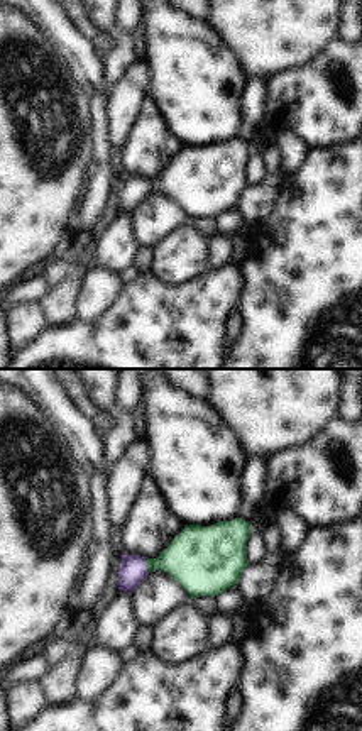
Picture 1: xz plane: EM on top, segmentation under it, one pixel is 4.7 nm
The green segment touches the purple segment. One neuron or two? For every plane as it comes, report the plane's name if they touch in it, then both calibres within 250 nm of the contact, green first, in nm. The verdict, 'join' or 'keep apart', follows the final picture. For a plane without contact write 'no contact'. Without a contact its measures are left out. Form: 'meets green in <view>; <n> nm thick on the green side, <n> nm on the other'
meets green in xz; 300 nm thick on the green side, 140 nm on the other

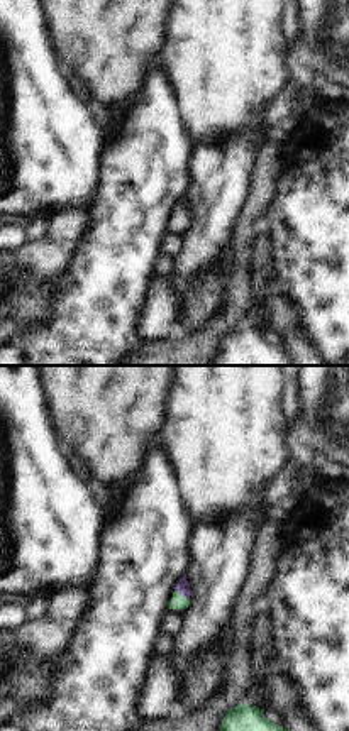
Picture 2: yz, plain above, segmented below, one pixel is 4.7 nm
meets green in yz; 70 nm thick on the green side, 60 nm on the other

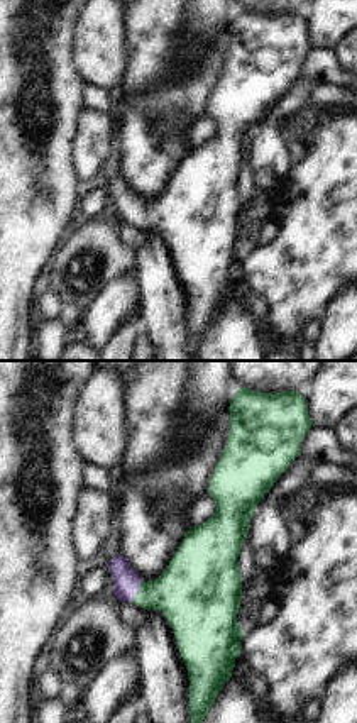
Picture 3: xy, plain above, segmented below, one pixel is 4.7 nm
meets green in xy; 340 nm thick on the green side, 130 nm on the other

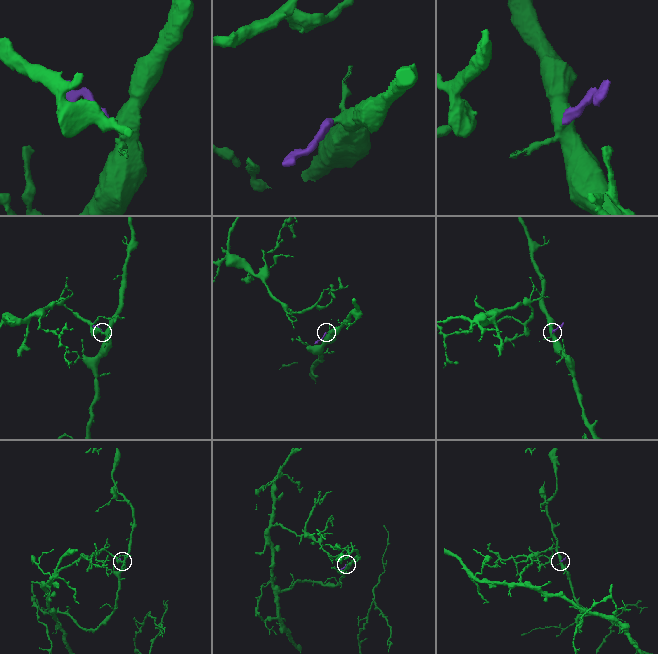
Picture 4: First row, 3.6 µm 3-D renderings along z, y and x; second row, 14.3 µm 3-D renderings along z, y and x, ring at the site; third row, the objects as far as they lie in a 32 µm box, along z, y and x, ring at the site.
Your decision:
join

